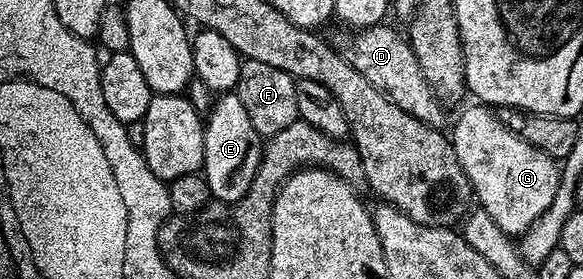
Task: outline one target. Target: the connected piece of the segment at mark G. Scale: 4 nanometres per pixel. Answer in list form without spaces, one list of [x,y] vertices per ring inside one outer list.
[[[472,103],[469,109],[462,110],[456,126],[450,132],[450,140],[462,171],[472,184],[472,192],[479,208],[484,209],[486,215],[490,215],[490,219],[494,219],[494,223],[498,223],[504,233],[523,235],[546,211],[546,207],[554,203],[554,195],[560,186],[561,166],[550,155],[538,151],[538,147],[526,143],[517,133],[506,128],[489,106]]]

